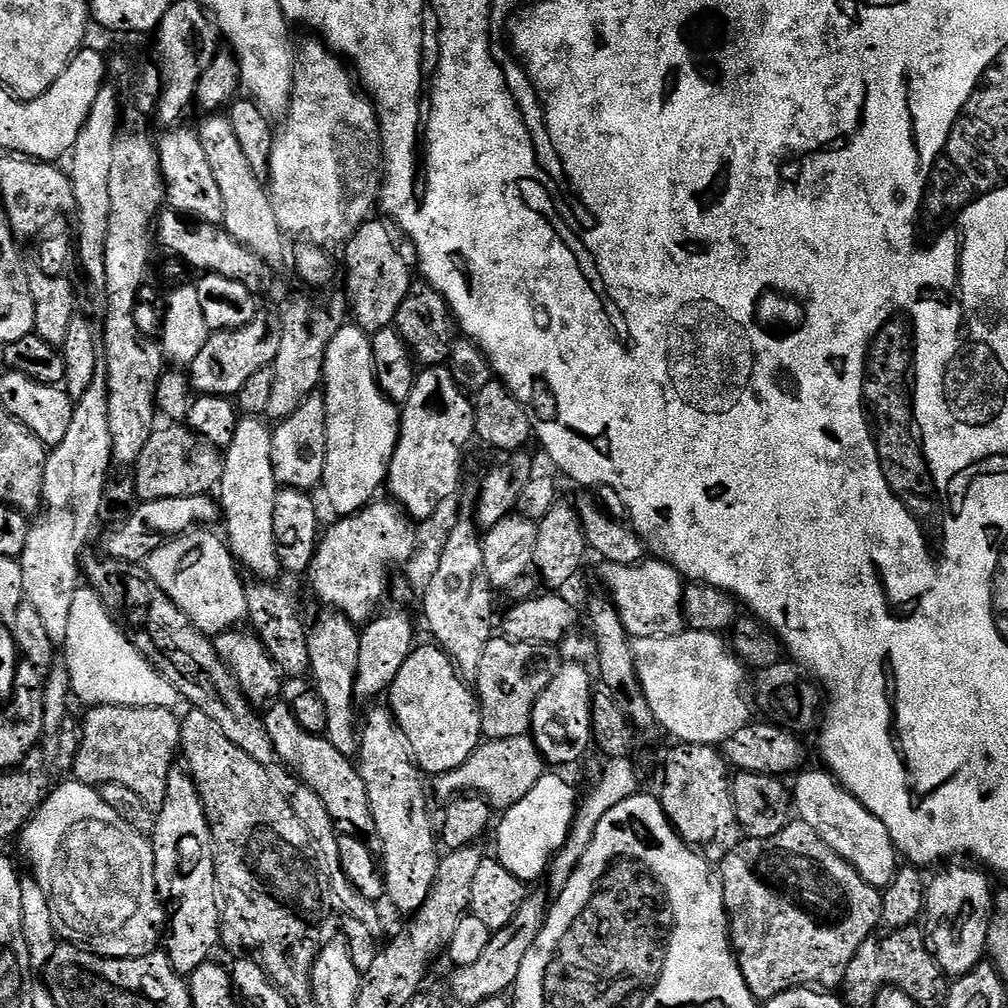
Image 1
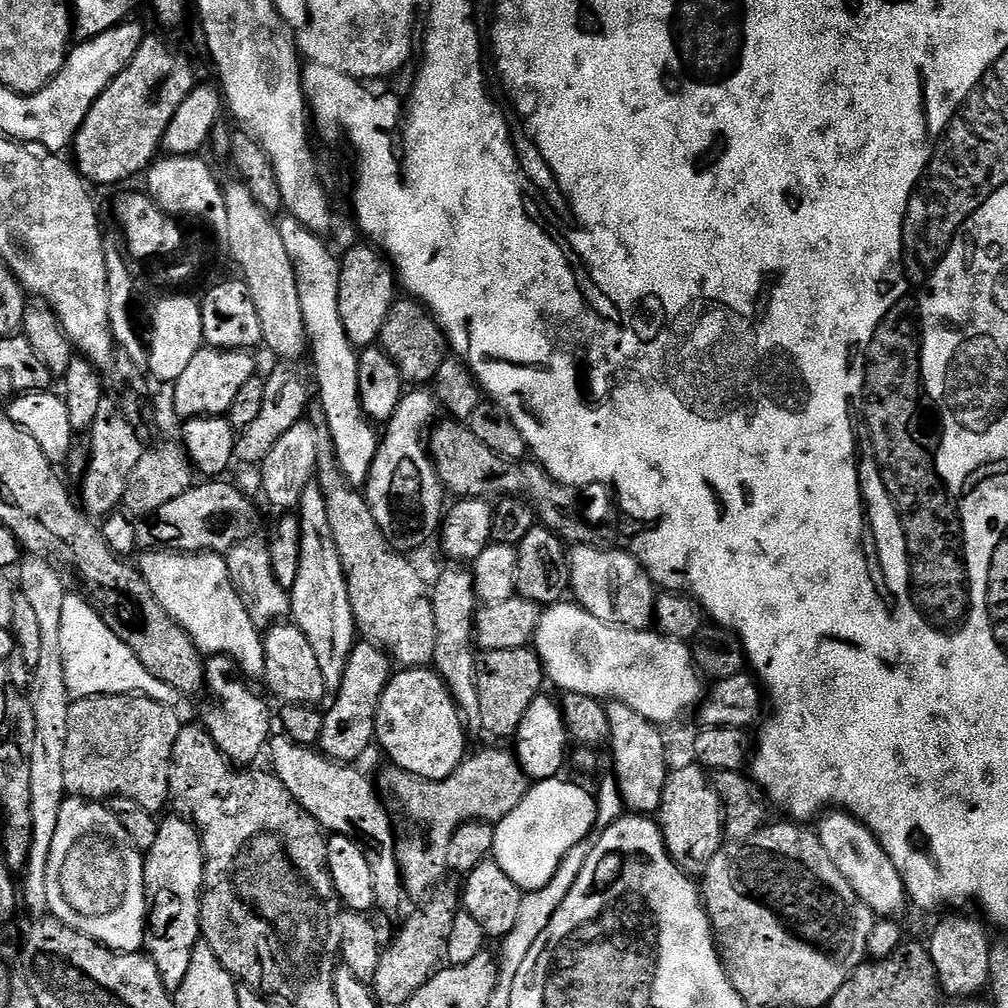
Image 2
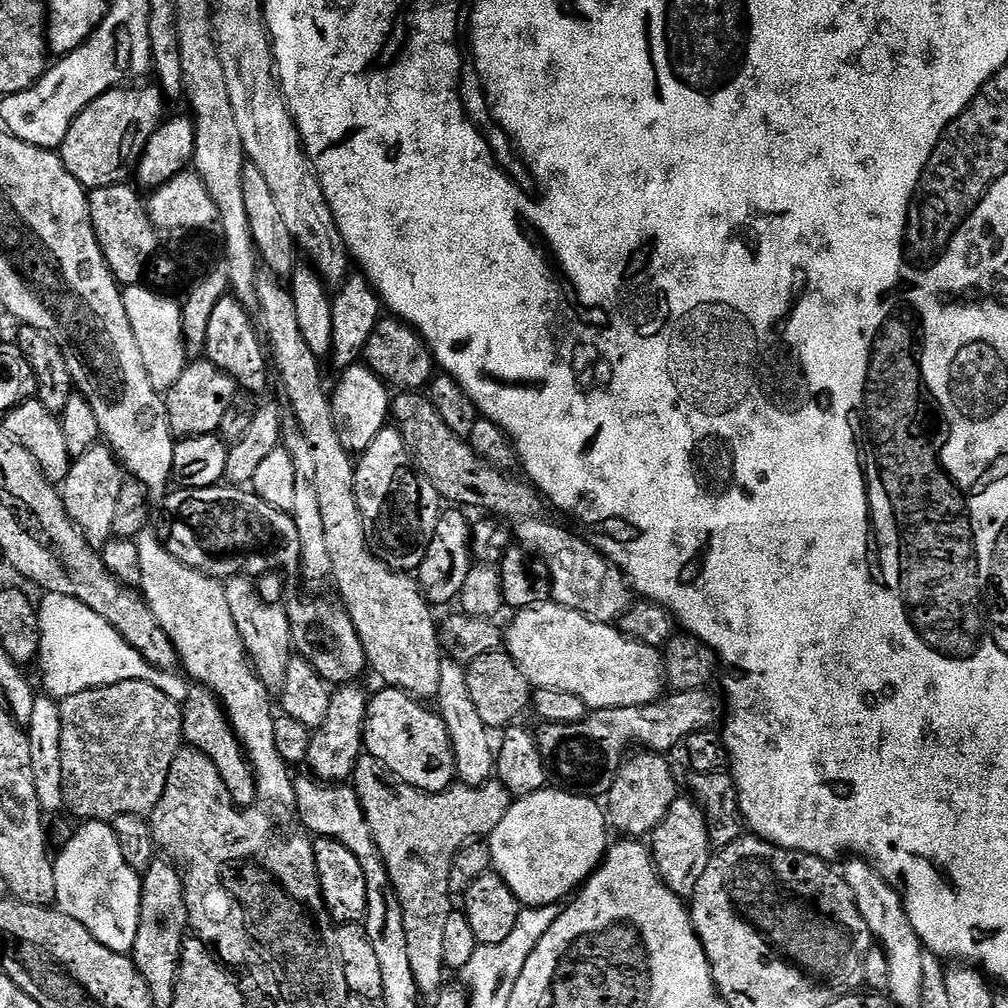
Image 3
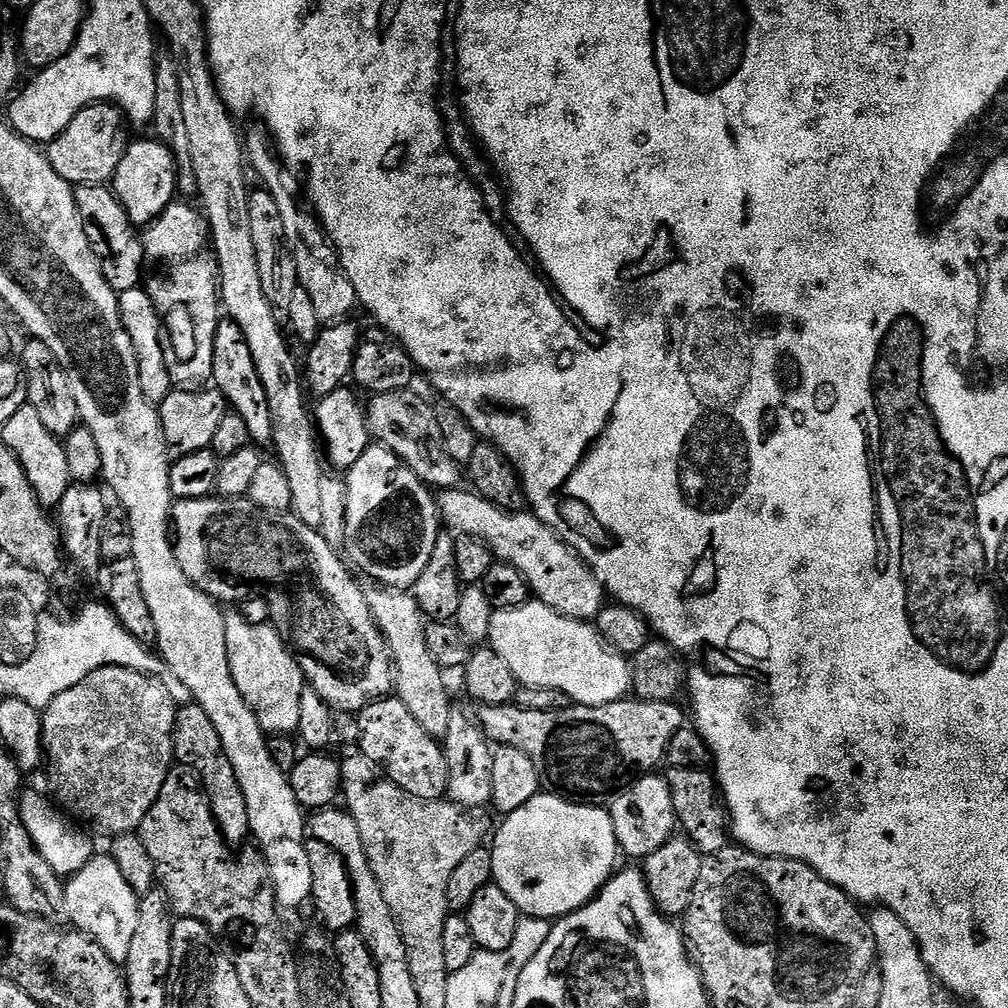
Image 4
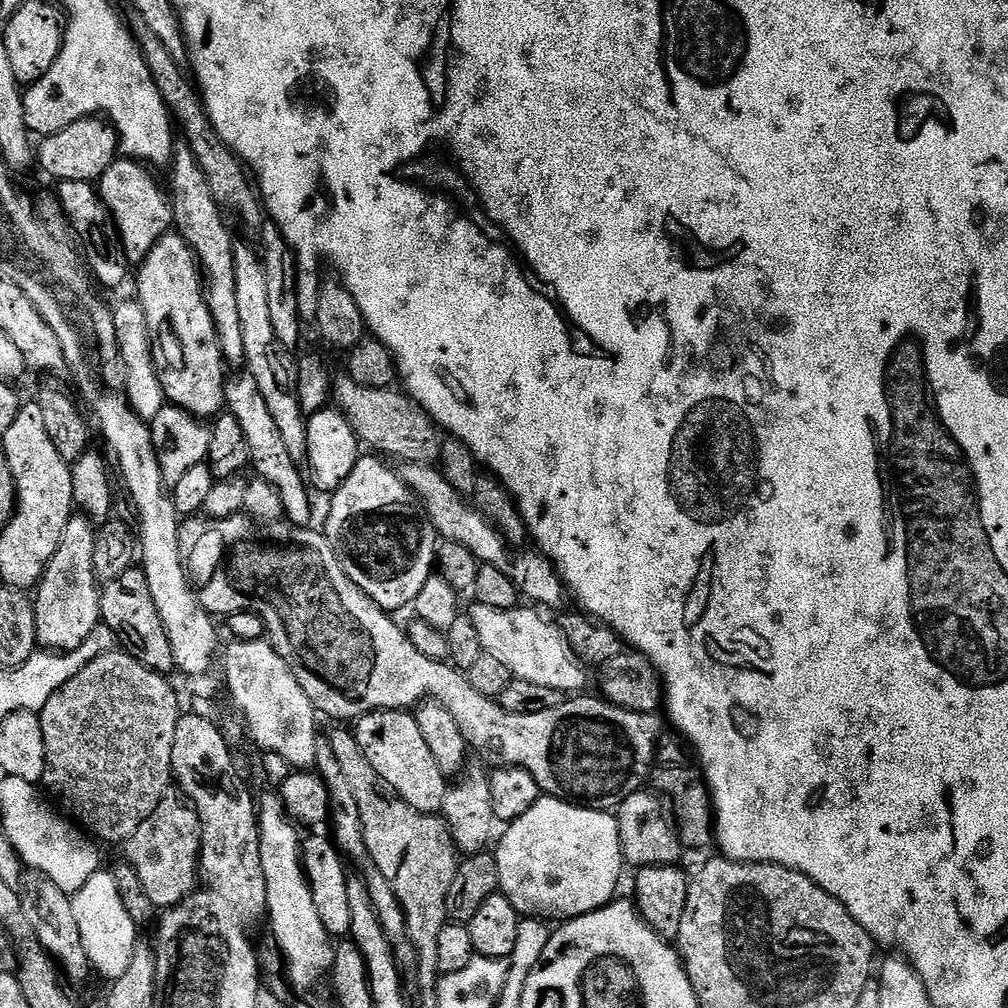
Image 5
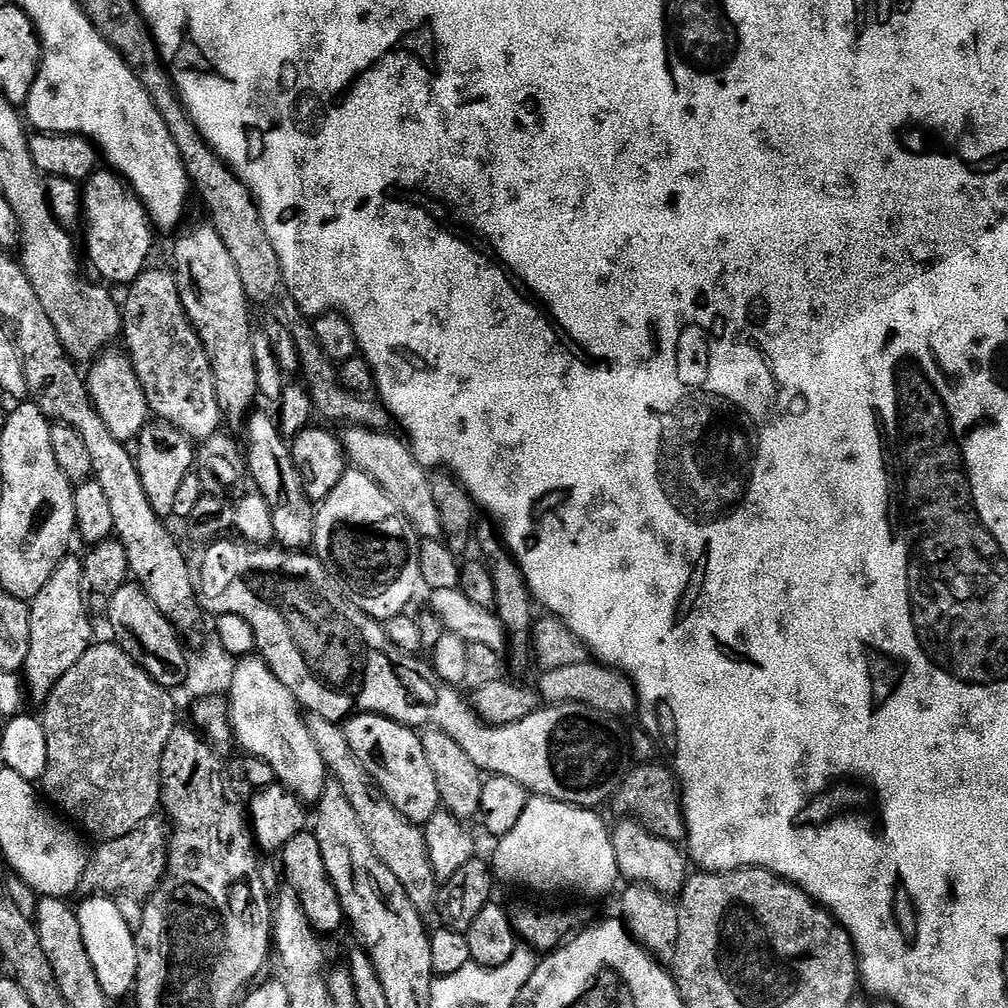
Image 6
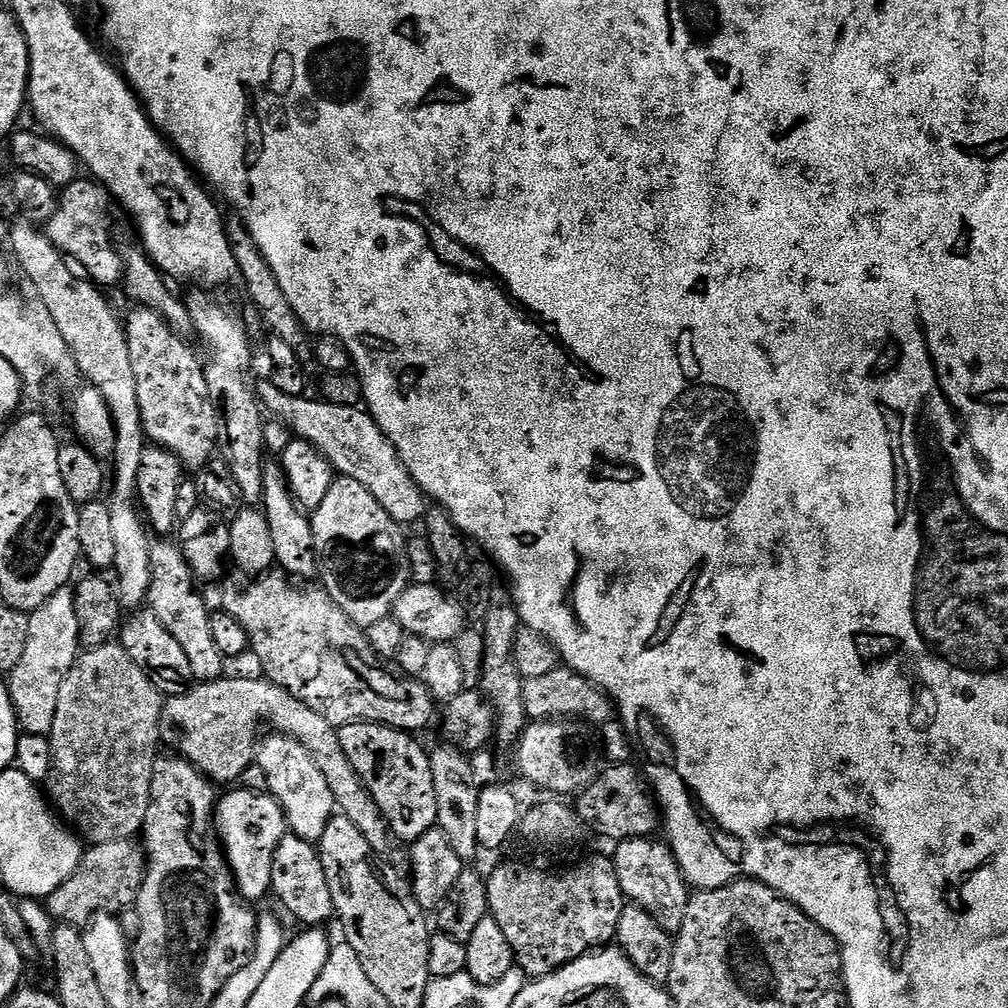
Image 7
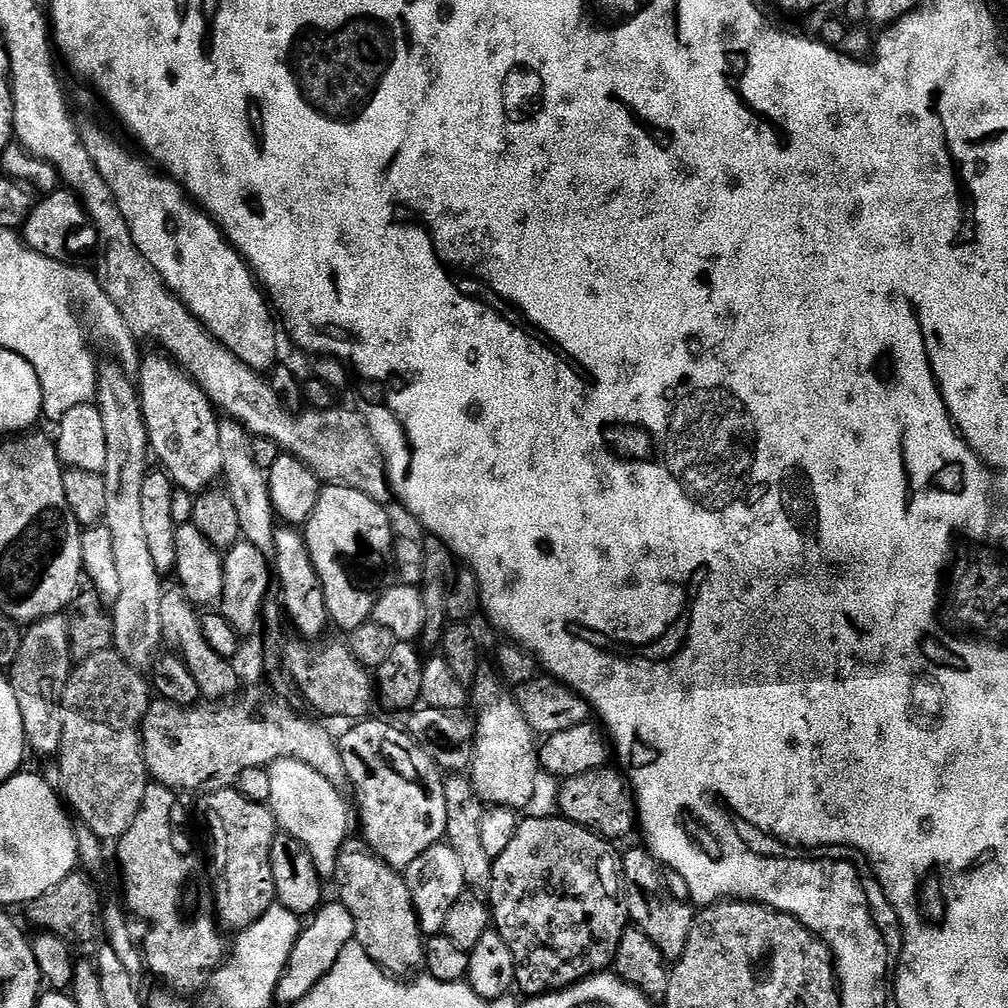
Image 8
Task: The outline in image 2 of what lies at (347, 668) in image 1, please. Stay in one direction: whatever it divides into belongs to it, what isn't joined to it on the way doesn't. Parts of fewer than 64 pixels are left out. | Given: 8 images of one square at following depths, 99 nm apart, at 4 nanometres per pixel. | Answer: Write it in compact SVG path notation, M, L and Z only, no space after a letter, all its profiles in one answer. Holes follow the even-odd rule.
M313 482L302 490L298 509L301 524L301 554L298 559L298 576L291 588L291 619L310 638L310 647L318 657L322 679L329 690L339 688L346 674L346 666L353 648L358 643L356 619L350 606L348 577L344 575L342 558L334 542L334 530L326 511L326 498L320 485Z

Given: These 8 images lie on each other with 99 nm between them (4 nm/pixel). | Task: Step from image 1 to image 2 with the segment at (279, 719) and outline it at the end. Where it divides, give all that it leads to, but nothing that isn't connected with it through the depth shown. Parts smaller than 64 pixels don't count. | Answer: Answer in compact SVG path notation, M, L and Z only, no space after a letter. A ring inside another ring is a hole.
M276 734L271 737L266 748L267 755L272 755L271 771L290 790L290 794L304 808L305 812L311 814L314 820L320 824L325 833L333 836L345 836L362 846L366 854L366 862L370 862L370 874L374 874L374 902L379 911L392 912L400 904L400 899L405 899L404 879L400 877L400 863L396 853L398 835L392 829L392 820L388 817L388 812L384 809L384 804L380 801L381 793L377 785L372 784L359 772L359 767L351 764L339 764L336 760L331 760L323 752L315 747L307 748L298 742L294 742L288 736Z

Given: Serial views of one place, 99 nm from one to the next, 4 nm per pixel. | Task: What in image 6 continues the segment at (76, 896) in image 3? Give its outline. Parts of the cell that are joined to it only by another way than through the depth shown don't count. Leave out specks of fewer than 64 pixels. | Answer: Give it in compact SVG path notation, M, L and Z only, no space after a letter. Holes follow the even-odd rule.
M111 895L89 896L79 902L81 904L76 908L76 917L78 926L82 926L82 942L86 942L86 954L90 954L90 963L94 966L94 974L98 974L102 990L108 995L109 1001L116 1002L127 992L129 995L136 986L138 974L136 933L130 930L130 926L126 926L122 913Z

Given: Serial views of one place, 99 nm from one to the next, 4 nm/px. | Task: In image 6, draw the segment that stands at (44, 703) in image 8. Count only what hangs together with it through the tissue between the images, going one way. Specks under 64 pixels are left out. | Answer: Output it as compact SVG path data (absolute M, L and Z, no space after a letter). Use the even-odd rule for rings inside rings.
M69 554L50 574L46 586L30 602L30 654L22 669L26 692L37 702L48 699L54 686L94 643L88 606L84 602L84 562Z

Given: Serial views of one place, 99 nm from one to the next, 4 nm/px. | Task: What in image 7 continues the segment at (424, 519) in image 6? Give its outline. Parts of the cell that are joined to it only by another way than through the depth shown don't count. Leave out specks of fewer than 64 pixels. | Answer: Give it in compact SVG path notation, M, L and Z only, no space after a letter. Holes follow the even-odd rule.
M264 378L261 384L259 381L258 399L263 411L269 417L283 420L293 437L313 444L332 463L333 473L354 478L354 482L362 482L362 486L366 486L366 490L378 498L378 506L393 516L397 524L419 525L423 521L425 494L406 470L398 450L380 429L371 412L360 406L334 406L323 398L308 400L307 395L282 394L282 390L278 390L278 386L274 386L268 378Z

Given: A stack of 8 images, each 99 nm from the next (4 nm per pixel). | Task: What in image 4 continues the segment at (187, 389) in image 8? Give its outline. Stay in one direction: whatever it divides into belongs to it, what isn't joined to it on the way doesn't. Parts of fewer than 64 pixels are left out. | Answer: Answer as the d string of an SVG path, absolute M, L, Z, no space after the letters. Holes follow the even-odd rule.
M174 202L142 232L145 257L164 267L164 276L154 277L149 284L147 281L146 291L162 317L162 328L170 345L168 369L176 386L200 386L212 380L214 334L222 319L218 287L220 267L209 251L208 222L199 207L191 208L188 204L191 203Z

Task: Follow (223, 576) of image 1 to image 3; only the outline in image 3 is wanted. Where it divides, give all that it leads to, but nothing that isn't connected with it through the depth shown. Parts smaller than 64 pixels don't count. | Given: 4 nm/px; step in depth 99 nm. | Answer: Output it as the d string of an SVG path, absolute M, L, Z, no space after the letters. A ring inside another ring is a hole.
M152 530L141 532L135 541L138 546L138 562L142 562L142 595L150 610L154 610L154 618L158 618L162 630L166 630L170 642L176 647L180 655L179 667L195 683L212 689L220 699L228 723L232 725L248 763L252 765L252 772L256 776L257 797L261 801L281 804L289 810L295 809L294 772L278 755L274 743L274 700L268 697L271 696L270 690L252 669L252 661L244 650L238 626L234 626L234 614L230 614L230 605L226 603L224 584L215 576L207 576L205 572L178 562L178 558L168 553L161 537L156 537Z

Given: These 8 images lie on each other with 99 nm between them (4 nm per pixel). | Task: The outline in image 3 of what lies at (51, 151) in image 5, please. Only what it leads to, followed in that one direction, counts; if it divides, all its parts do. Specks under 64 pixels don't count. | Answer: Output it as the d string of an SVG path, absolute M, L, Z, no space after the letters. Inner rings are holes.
M155 83L145 88L117 86L102 93L90 106L86 106L74 118L66 138L59 146L58 154L85 190L125 183L135 173L140 155L165 119L166 101Z

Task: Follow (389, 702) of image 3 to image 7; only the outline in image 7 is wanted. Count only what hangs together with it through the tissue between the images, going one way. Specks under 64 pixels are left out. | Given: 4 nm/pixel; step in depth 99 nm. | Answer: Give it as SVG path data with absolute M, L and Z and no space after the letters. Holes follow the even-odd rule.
M341 724L338 731L342 750L346 750L346 758L350 758L350 766L362 778L362 782L370 790L381 813L386 817L391 831L396 832L407 842L415 842L429 830L437 827L438 798L434 798L434 774L430 774L430 762L426 748L416 741L409 733L399 728L388 728L384 724Z

